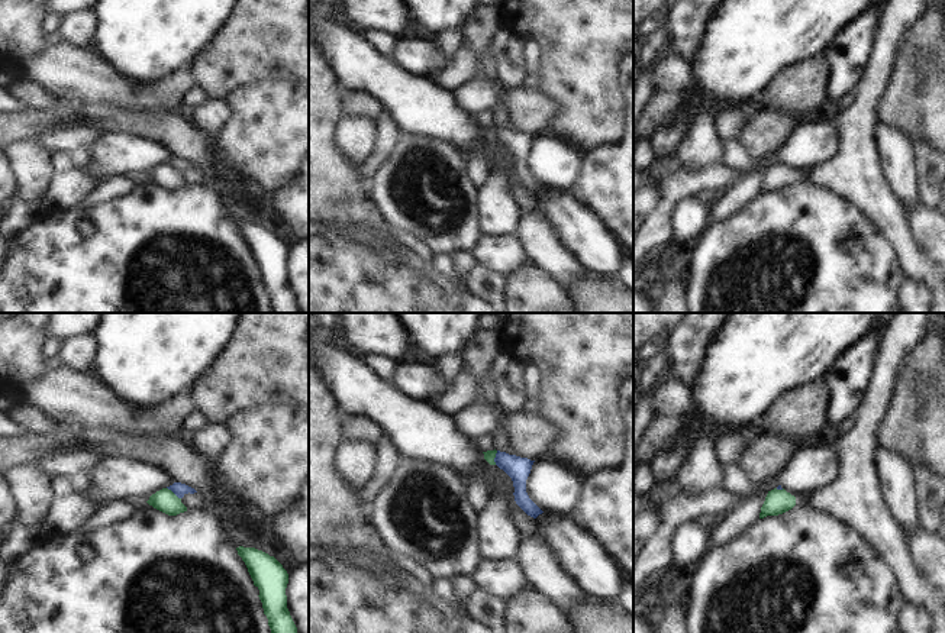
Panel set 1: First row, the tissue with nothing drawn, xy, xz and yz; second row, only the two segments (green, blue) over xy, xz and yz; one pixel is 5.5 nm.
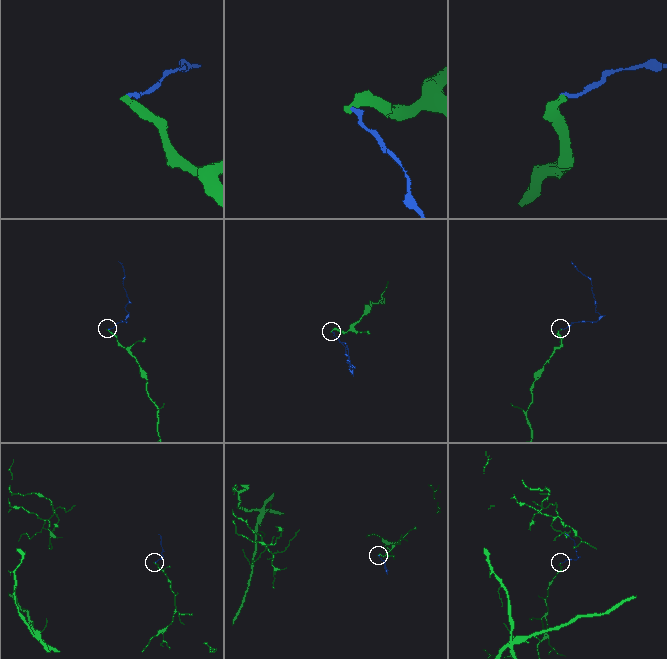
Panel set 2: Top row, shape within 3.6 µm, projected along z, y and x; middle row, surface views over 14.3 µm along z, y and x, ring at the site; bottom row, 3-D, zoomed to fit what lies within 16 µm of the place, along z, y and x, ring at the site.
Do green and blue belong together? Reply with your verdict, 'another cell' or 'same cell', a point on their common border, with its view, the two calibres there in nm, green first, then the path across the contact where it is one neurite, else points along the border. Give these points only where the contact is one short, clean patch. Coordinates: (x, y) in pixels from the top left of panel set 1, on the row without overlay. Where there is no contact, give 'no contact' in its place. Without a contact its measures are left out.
another cell; contact xy (173, 168); calibres 130 and 70 nm; border xy (167, 162), (180, 174)

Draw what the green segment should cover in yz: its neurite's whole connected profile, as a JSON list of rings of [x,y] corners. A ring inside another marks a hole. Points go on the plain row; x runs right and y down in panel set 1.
[[[784,164],[783,165],[771,165],[768,167],[765,177],[761,183],[759,194],[767,191],[778,191],[788,185],[791,185],[796,180],[803,181],[806,175],[806,169],[791,171]]]

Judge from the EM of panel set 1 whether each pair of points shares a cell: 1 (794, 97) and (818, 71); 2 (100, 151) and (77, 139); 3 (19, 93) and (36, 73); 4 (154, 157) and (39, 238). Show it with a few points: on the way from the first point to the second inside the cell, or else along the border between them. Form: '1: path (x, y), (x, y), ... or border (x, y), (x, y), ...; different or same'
1: path (797, 91), (812, 77); same
2: border (102, 132), (80, 154), (68, 157); different
3: border (23, 78), (38, 83), (55, 97); different
4: border (145, 177), (138, 180); different

